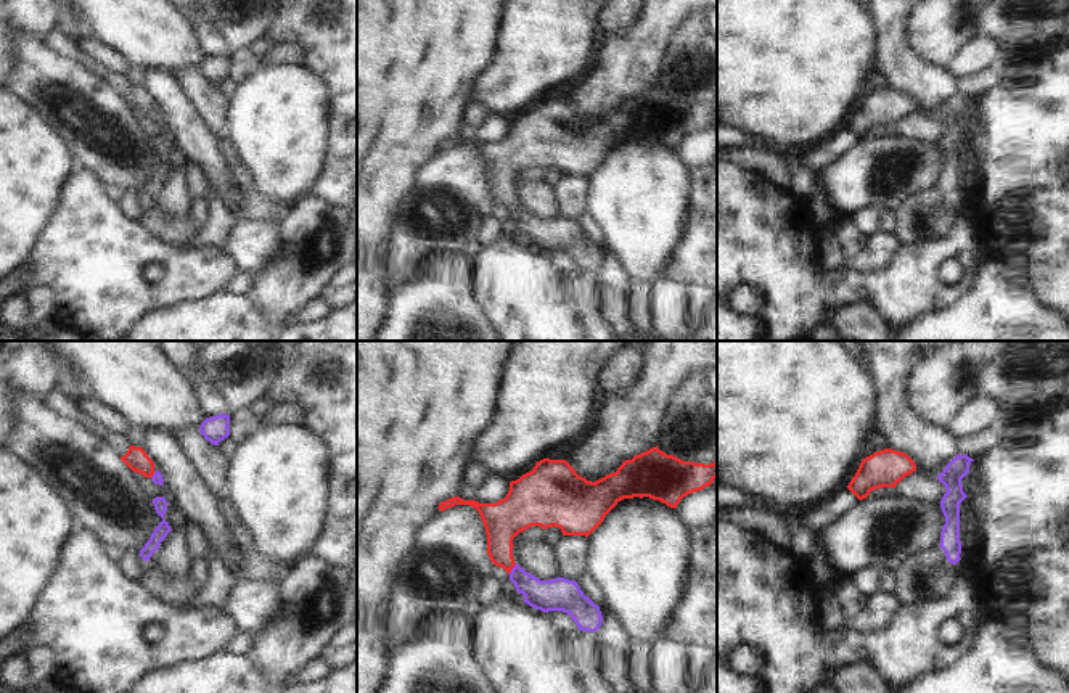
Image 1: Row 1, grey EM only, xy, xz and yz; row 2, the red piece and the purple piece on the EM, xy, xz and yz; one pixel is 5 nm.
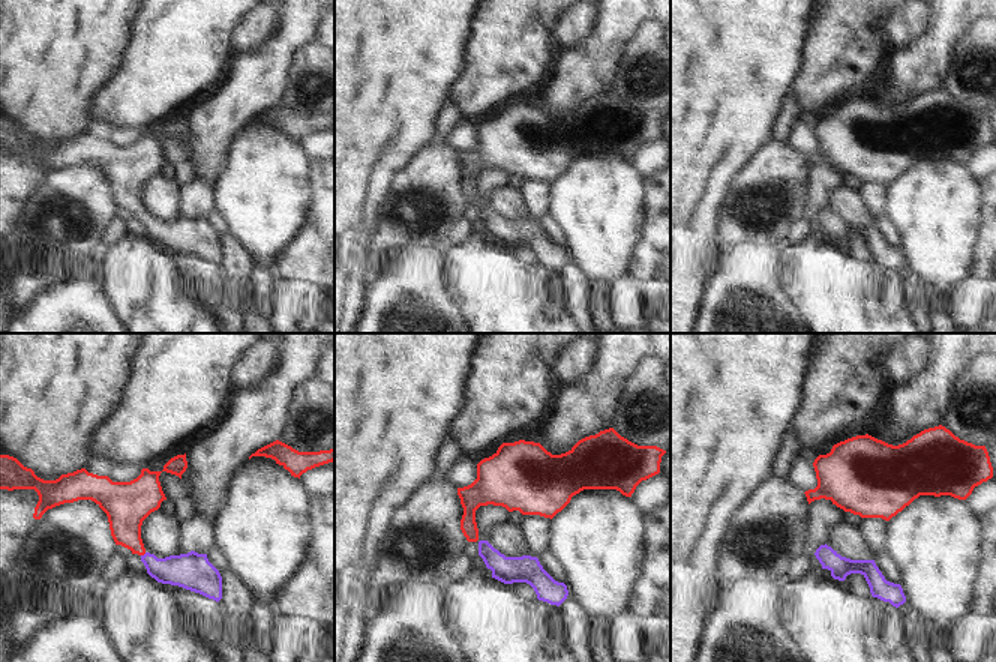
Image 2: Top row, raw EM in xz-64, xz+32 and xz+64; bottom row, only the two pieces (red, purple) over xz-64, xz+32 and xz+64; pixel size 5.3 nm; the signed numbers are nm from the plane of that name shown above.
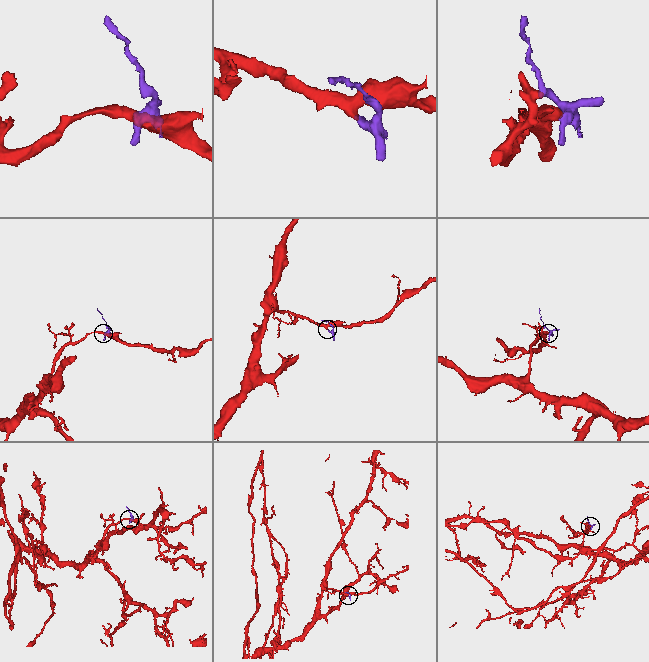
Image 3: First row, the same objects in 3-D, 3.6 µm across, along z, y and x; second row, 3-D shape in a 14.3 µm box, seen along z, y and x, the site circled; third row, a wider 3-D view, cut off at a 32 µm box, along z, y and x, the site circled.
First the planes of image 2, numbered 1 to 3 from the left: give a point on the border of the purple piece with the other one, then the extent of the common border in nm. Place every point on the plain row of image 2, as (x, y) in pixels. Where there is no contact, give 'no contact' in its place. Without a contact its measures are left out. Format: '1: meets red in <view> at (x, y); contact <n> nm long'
1: meets red in xz-64 at (143, 218); contact 40 nm long
2: no contact
3: no contact

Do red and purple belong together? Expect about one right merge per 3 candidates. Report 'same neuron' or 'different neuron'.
same neuron

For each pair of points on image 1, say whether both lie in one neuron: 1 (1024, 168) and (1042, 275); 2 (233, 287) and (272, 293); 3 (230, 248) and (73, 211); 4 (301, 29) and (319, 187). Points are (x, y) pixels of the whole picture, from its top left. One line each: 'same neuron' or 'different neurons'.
1: same neuron
2: different neurons
3: different neurons
4: same neuron

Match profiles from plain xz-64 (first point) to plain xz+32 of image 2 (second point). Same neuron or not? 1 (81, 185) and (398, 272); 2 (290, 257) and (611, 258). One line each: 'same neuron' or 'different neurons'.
1: different neurons
2: different neurons

